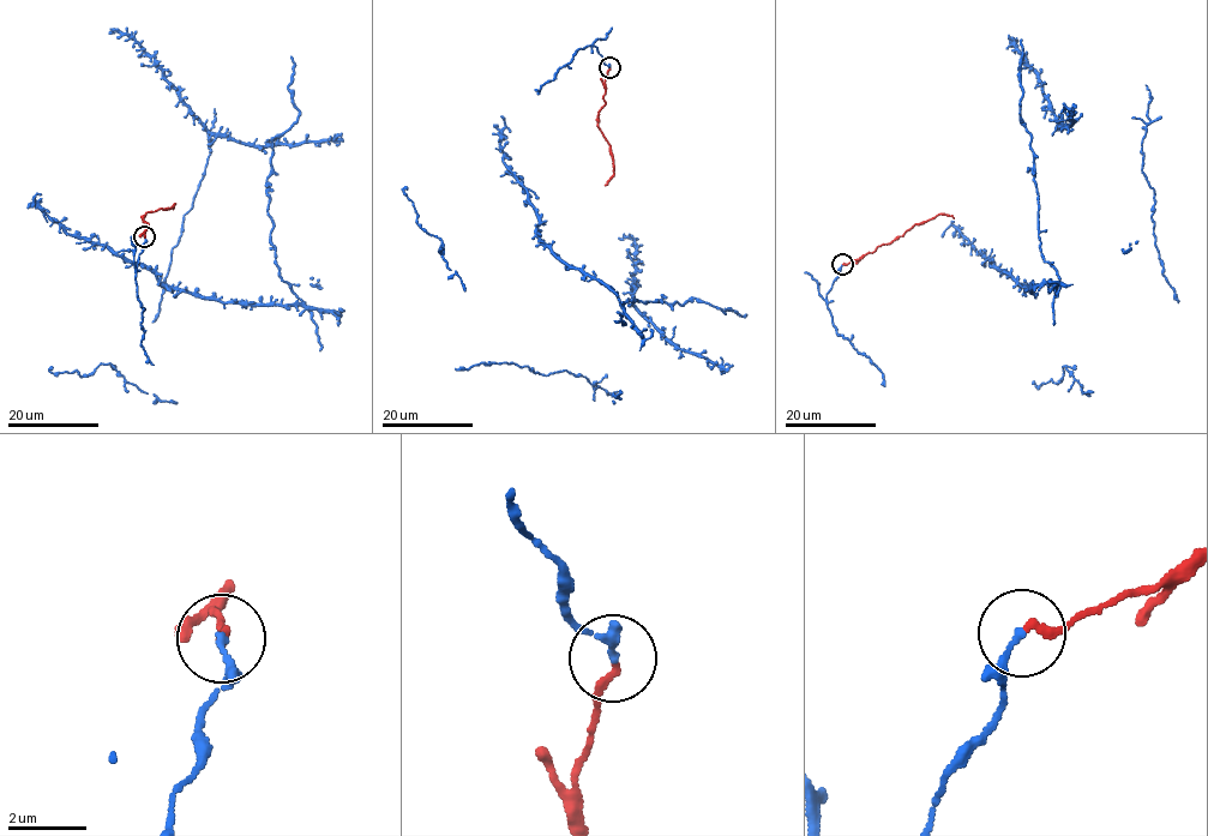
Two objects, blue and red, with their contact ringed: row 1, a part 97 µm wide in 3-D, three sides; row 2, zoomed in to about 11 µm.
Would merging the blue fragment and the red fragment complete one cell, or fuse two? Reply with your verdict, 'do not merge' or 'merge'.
do not merge

